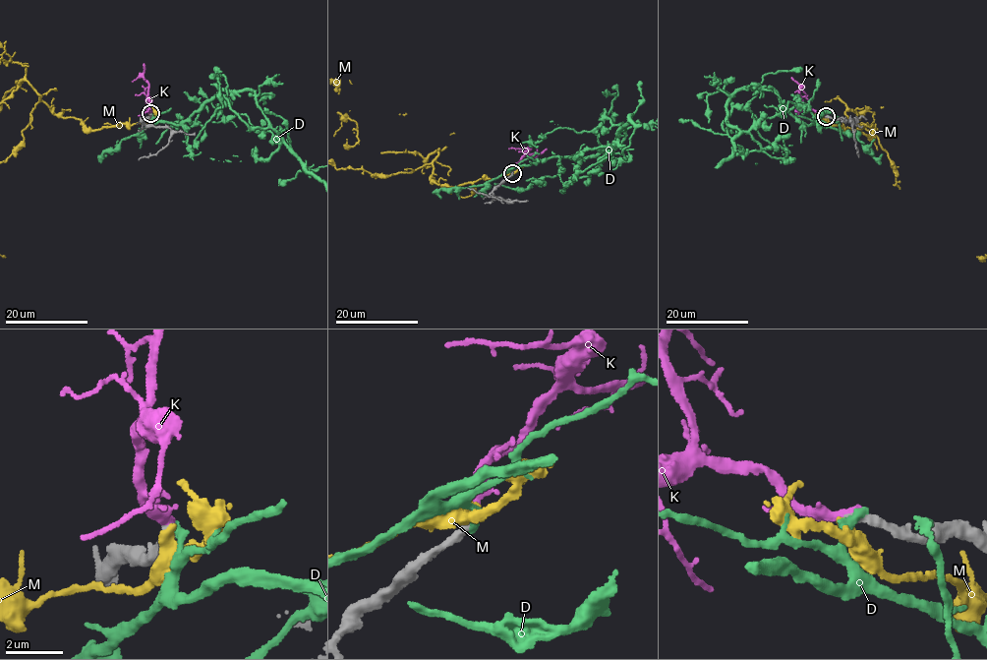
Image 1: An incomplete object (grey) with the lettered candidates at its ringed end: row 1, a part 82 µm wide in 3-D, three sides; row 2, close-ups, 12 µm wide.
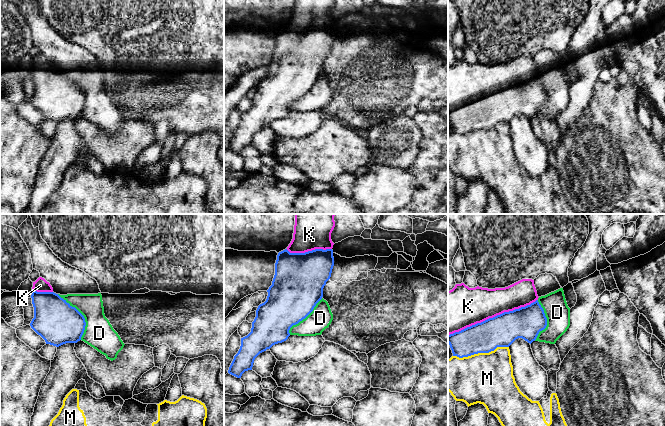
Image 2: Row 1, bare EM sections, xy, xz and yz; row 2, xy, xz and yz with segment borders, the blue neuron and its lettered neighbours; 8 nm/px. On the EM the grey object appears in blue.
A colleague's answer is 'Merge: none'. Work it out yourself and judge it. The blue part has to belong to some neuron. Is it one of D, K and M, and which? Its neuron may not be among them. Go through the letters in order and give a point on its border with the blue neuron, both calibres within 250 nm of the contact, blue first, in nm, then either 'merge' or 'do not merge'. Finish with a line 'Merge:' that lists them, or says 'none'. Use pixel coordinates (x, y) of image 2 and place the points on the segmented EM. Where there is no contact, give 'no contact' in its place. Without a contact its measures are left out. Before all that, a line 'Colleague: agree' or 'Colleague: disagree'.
Colleague: disagree
D: xy (82, 315) | 340/240 nm | do not merge
K: yz (493, 317) | 260/320 nm | merge
M: yz (480, 352) | 260/420 nm | do not merge
Merge: K

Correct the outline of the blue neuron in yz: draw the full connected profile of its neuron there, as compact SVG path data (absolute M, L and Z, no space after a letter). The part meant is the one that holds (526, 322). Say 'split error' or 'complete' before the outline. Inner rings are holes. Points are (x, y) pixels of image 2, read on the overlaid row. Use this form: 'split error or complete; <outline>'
split error; M522 279L508 287L495 289L456 284L448 291L448 344L453 356L463 358L489 353L497 347L509 347L518 338L531 344L547 326L538 298L532 279Z

